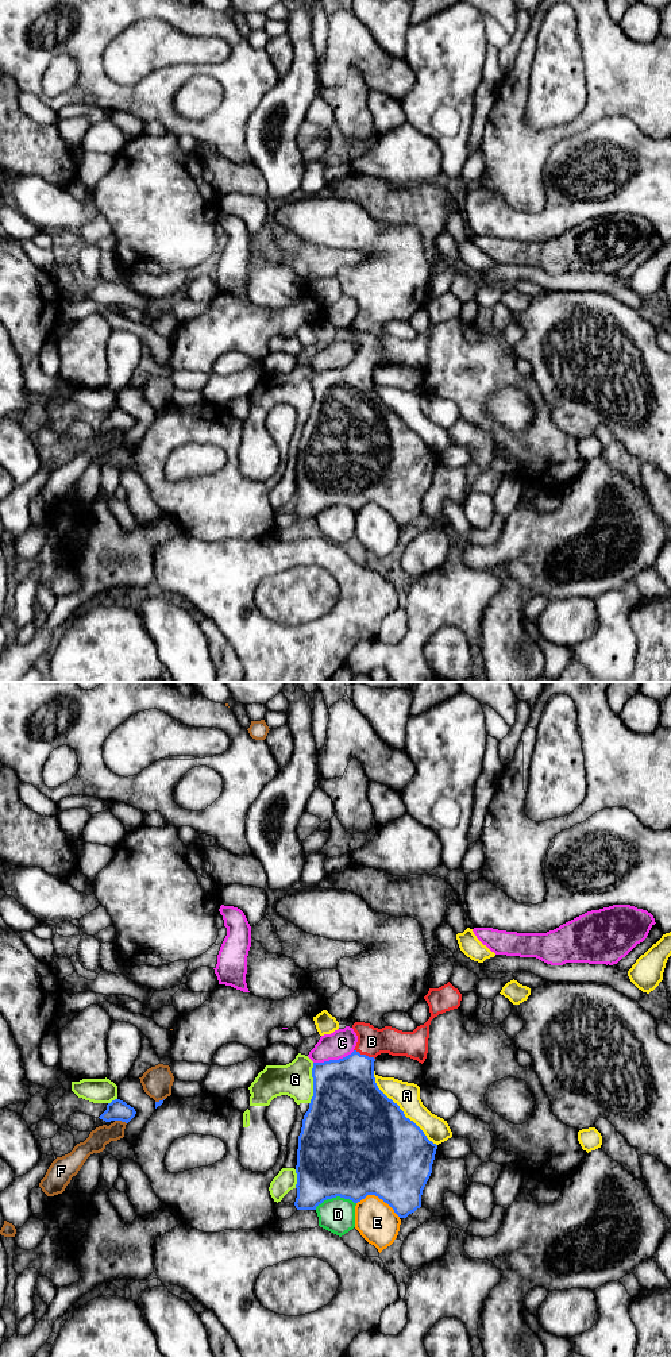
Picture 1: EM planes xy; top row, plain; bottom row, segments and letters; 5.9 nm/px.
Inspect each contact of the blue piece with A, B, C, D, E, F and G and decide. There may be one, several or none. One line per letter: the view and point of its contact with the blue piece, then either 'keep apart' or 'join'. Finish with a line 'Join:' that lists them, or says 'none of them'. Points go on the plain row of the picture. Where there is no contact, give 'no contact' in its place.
A: xy (400, 417) | keep apart
B: xy (365, 363) | join
C: xy (334, 369) | keep apart
D: xy (335, 505) | keep apart
E: xy (378, 505) | keep apart
F: xy (120, 428) | keep apart
G: xy (313, 392) | keep apart
Join: B

